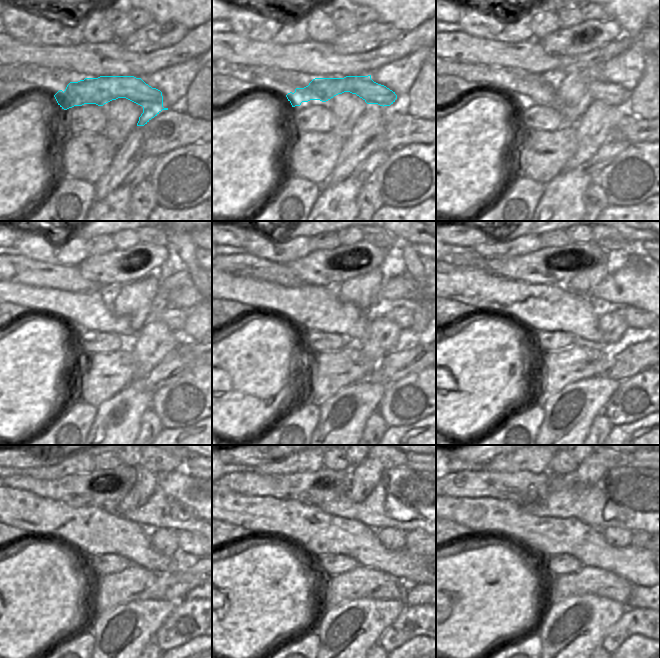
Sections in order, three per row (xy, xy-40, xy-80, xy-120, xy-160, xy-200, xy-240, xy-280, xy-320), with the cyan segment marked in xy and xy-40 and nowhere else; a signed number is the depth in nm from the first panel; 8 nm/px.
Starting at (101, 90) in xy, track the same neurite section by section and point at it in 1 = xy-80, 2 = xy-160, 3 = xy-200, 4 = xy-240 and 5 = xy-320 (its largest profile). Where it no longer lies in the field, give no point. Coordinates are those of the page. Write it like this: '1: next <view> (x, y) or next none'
1: next xy-80 (612, 94)
2: next xy-160 (404, 316)
3: next xy-200 (635, 317)
4: next xy-240 (190, 542)
5: next xy-320 (639, 539)

